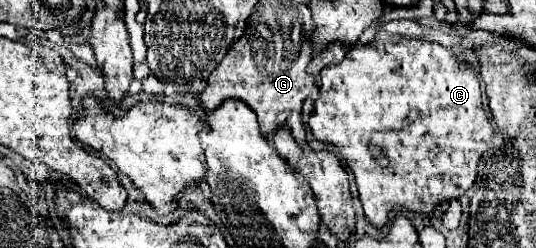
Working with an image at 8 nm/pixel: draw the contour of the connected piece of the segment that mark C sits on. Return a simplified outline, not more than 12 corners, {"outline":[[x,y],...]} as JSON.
{"outline":[[439,43],[353,47],[307,121],[365,217],[431,215],[501,145]]}

